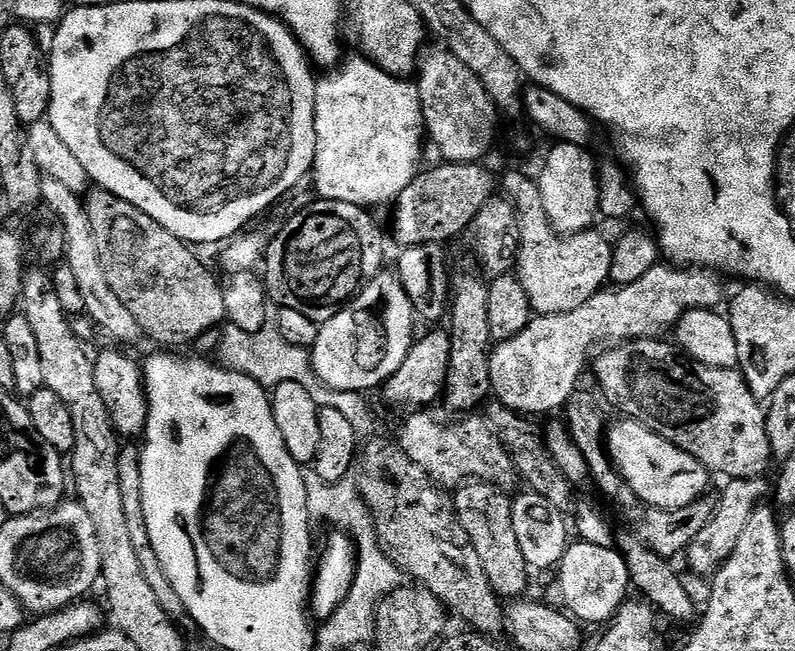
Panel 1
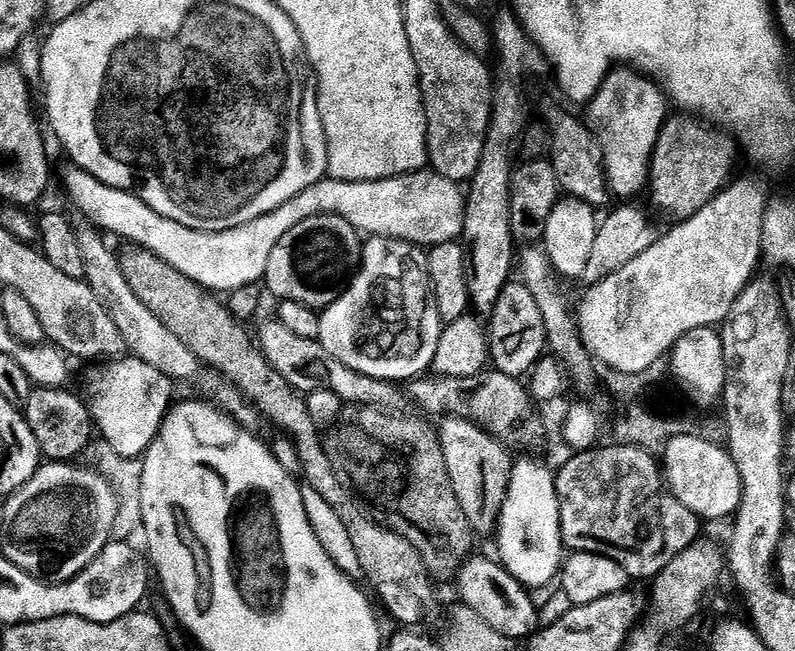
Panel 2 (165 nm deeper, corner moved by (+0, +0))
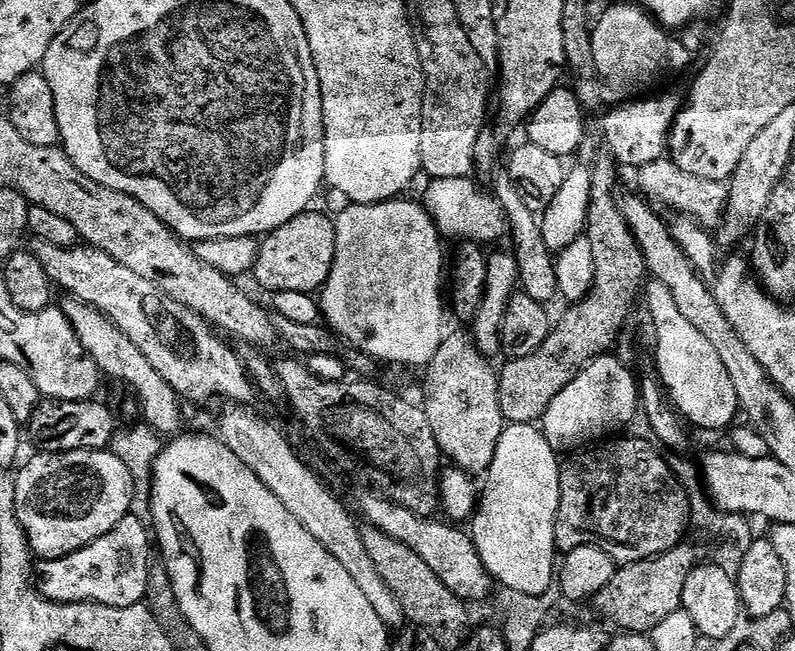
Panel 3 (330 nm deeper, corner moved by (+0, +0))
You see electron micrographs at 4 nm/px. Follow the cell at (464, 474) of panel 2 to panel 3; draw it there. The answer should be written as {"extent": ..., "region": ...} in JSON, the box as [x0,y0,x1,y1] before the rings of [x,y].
{"extent":[422,331,506,474],"region":[[[467,331],[452,332],[445,335],[438,346],[438,354],[426,366],[428,372],[424,376],[424,400],[422,407],[430,422],[430,430],[434,430],[434,438],[438,442],[441,453],[448,456],[453,465],[469,474],[487,473],[494,462],[494,454],[498,450],[498,442],[502,438],[506,421],[500,409],[500,377],[497,369],[492,369],[493,361],[478,350],[475,340]]]}

